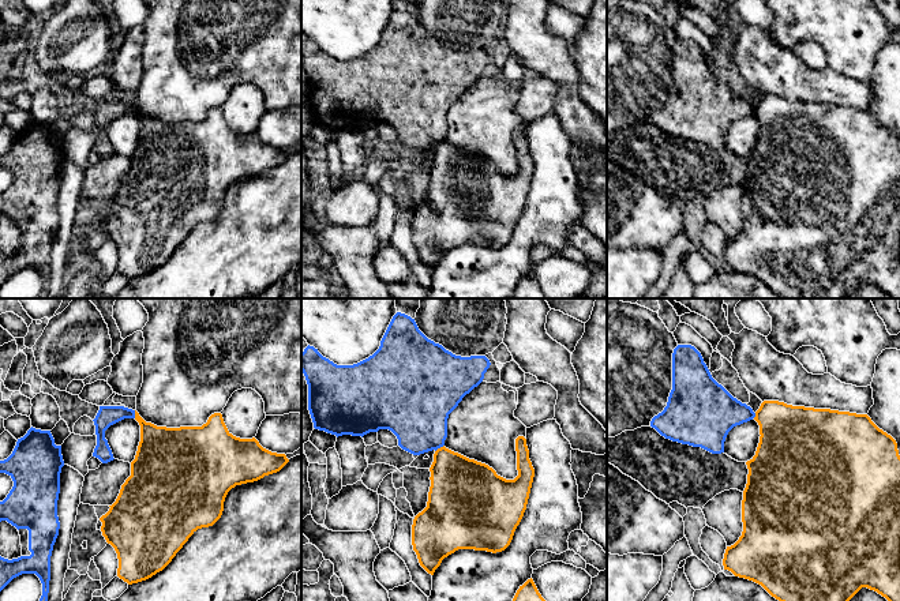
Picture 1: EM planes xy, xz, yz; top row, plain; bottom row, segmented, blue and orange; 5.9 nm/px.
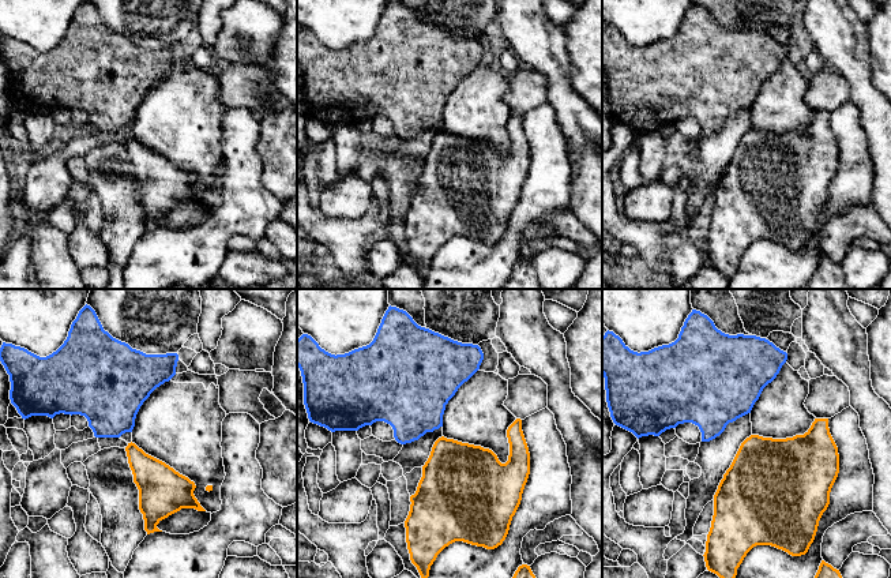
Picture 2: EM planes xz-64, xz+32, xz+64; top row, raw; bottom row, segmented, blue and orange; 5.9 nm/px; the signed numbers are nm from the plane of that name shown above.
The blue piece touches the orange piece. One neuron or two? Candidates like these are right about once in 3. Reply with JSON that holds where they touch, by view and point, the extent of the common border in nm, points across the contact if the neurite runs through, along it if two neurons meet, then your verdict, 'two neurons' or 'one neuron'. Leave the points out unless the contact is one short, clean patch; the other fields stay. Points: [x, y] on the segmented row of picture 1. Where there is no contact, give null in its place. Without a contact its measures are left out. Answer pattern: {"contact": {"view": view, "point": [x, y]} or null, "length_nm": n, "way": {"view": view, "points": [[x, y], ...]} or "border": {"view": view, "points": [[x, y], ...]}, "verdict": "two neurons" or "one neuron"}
{"contact": {"view": "xz", "point": [439, 447]}, "length_nm": 70, "border": {"view": "xz", "points": [[443, 444], [435, 451]]}, "verdict": "two neurons"}

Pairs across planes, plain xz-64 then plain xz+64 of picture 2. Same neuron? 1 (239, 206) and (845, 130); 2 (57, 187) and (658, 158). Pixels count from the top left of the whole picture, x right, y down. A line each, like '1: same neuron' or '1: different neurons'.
1: same neuron
2: different neurons

